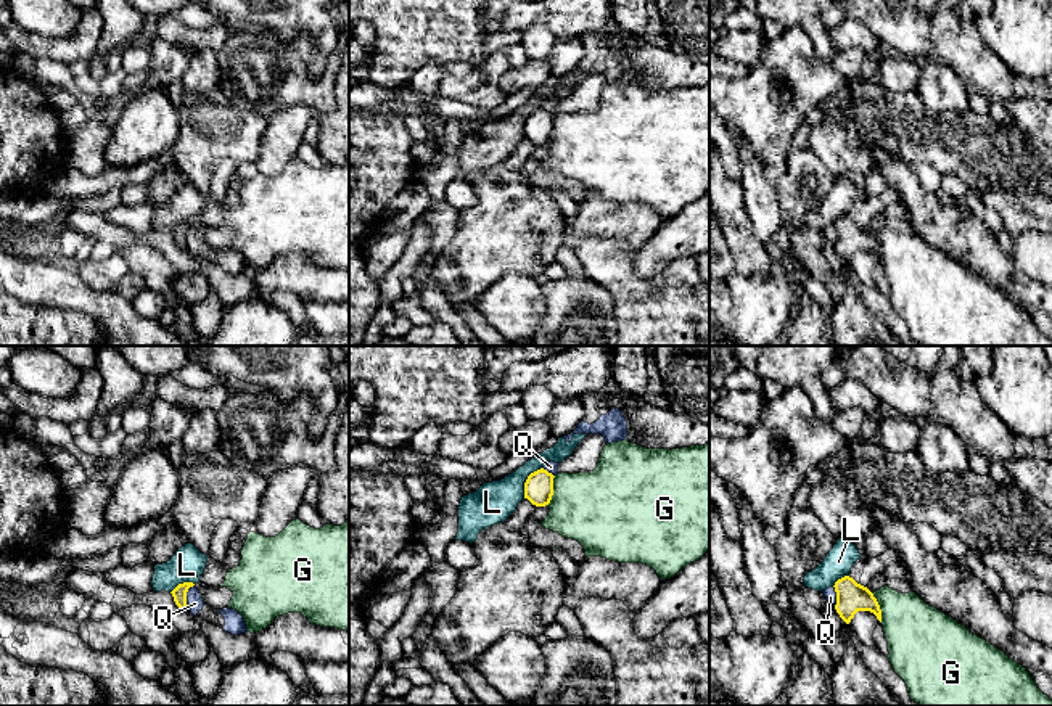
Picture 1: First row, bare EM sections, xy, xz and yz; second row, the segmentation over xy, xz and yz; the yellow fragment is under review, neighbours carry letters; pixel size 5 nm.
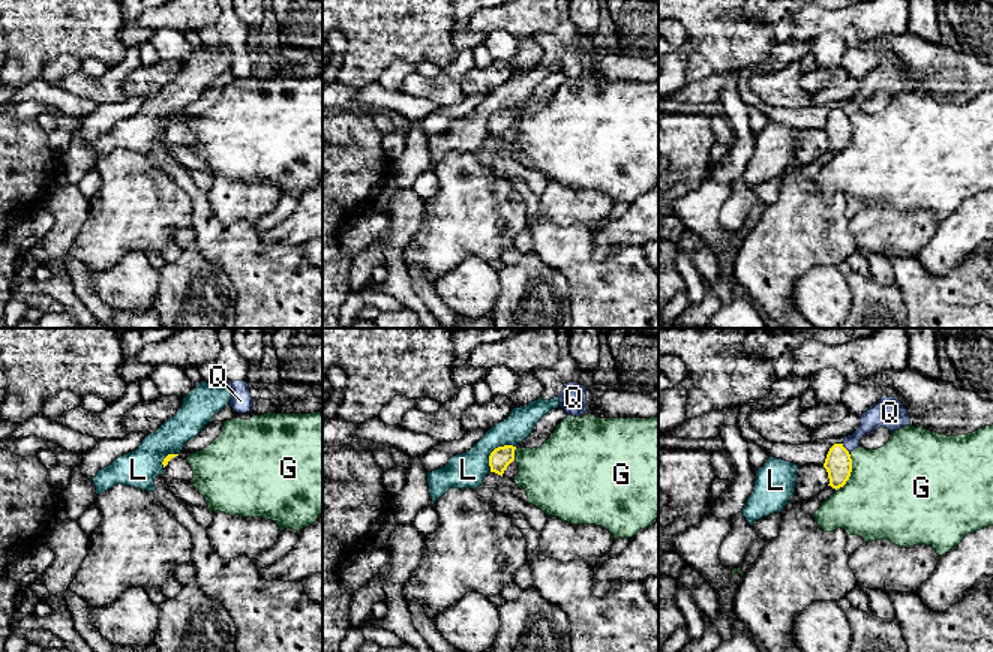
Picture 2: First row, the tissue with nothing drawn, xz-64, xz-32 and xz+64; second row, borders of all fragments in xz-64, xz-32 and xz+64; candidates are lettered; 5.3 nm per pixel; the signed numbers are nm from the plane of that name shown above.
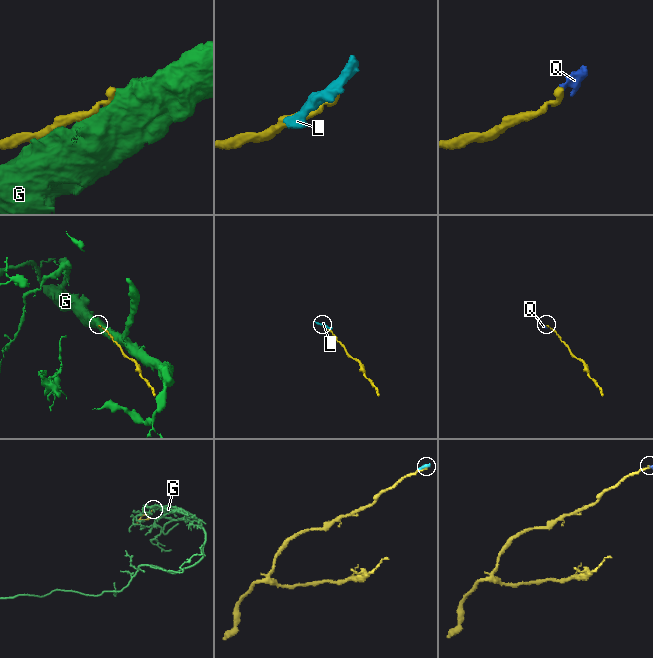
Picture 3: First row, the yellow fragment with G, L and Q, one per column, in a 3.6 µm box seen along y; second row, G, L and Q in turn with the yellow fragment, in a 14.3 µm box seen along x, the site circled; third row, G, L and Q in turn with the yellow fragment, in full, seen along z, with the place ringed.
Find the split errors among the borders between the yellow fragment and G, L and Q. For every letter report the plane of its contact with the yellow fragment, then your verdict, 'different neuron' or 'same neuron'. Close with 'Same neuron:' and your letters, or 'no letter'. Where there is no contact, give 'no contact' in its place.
G: contact in yz; different neuron
L: contact in xz; different neuron
Q: contact in xy; different neuron
Same neuron: no letter

